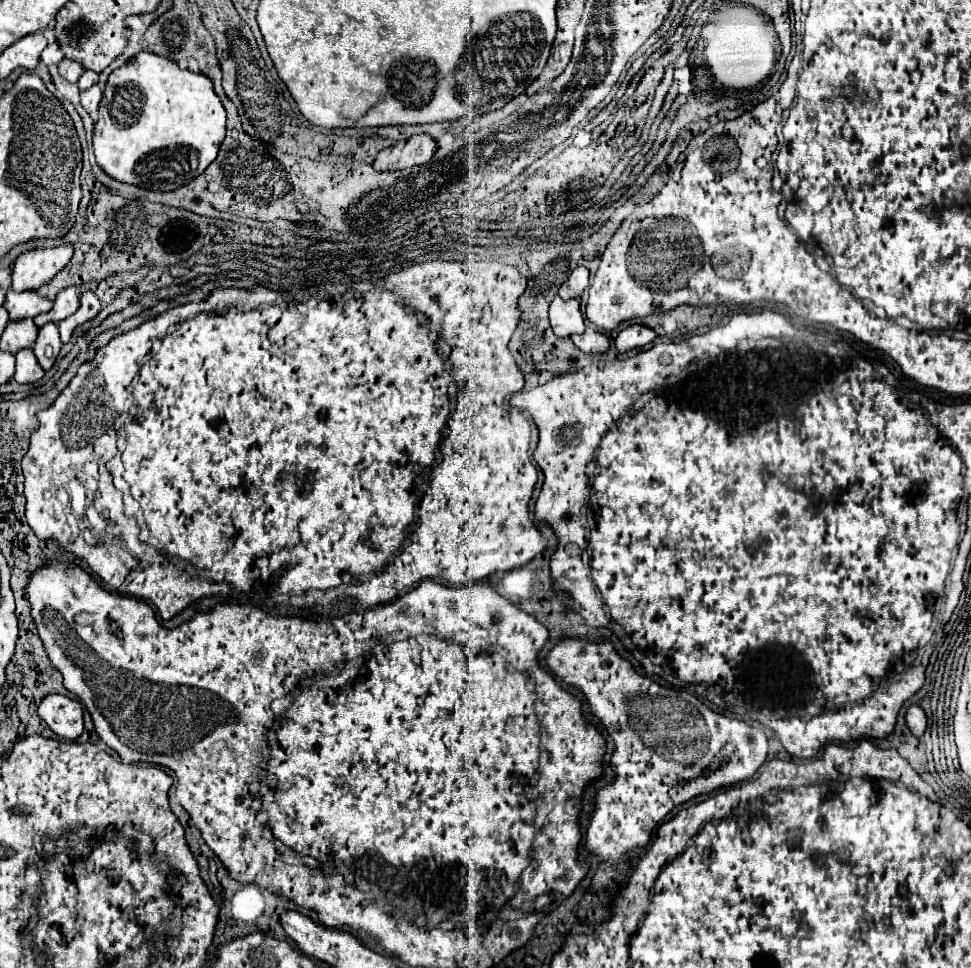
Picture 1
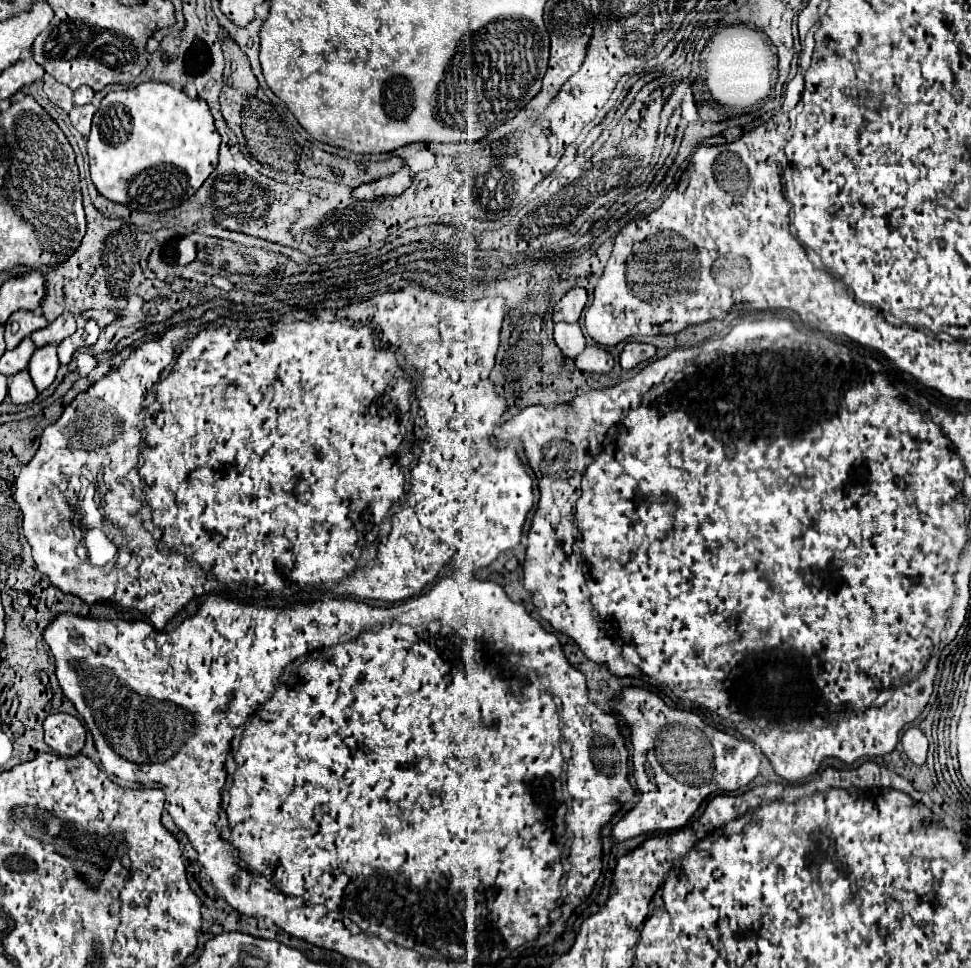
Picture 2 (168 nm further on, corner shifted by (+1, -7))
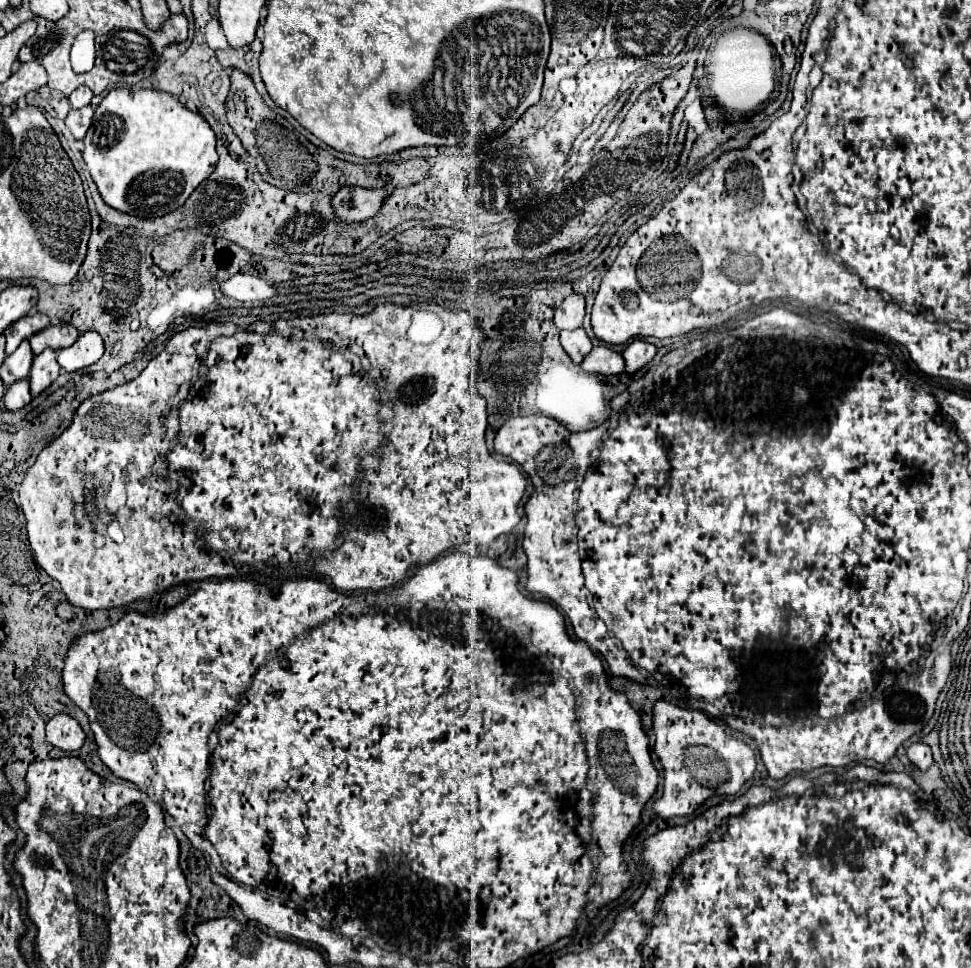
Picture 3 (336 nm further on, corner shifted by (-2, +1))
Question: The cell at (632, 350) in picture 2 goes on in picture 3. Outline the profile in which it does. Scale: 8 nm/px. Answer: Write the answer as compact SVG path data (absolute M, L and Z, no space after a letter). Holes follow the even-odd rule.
M633 339L625 351L623 351L623 357L625 357L625 363L627 363L627 373L635 373L639 371L643 365L647 365L657 353L657 347L647 343L645 339Z

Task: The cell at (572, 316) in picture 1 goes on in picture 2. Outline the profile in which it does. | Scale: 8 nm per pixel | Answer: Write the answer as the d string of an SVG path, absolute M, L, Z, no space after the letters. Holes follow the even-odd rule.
M556 323L554 325L554 341L560 347L560 351L570 359L576 359L586 347L586 339L584 339L578 323L574 323L574 325Z

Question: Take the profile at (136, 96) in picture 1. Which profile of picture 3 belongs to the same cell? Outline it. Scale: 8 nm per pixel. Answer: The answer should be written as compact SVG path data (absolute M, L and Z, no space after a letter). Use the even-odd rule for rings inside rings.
M115 87L95 109L93 123L85 135L83 159L107 205L137 217L157 217L179 209L199 183L213 173L219 159L215 145L215 133L209 123L205 123L205 117L181 105L171 93L159 93L159 89Z

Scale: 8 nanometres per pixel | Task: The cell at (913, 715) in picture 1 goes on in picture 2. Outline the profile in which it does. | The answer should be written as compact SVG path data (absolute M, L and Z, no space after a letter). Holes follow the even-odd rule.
M910 727L902 737L902 747L914 765L922 765L928 753L928 741L918 727Z

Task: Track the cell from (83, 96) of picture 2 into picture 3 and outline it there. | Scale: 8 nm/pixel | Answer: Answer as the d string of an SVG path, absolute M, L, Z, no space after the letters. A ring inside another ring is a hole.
M81 85L81 87L77 87L77 89L69 95L69 101L71 101L73 109L81 109L81 107L85 107L85 105L91 103L91 97L93 97L93 91L91 91L87 85Z

